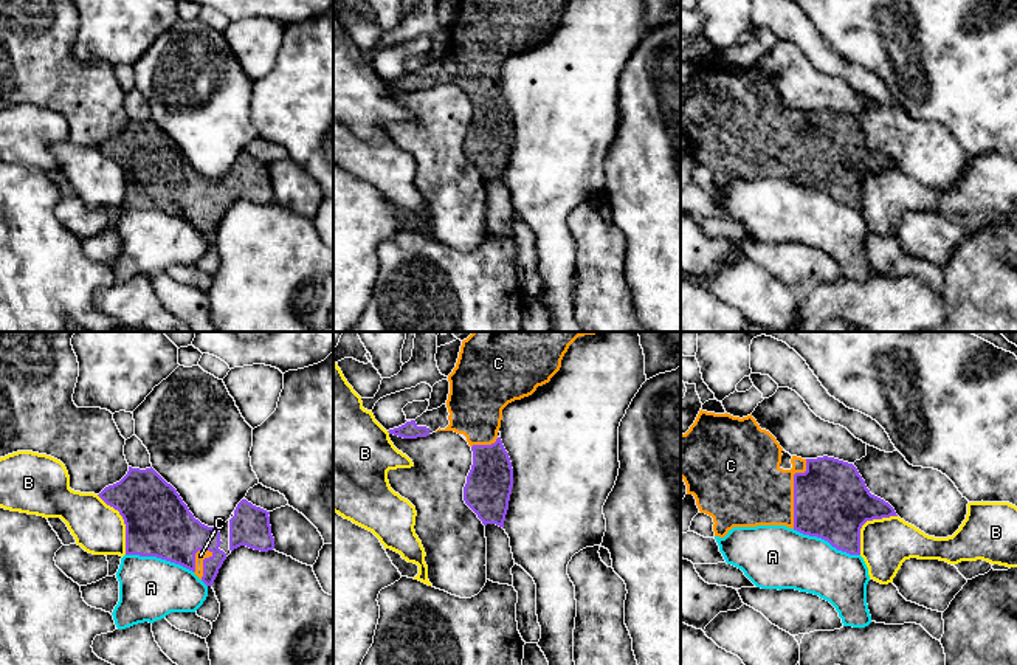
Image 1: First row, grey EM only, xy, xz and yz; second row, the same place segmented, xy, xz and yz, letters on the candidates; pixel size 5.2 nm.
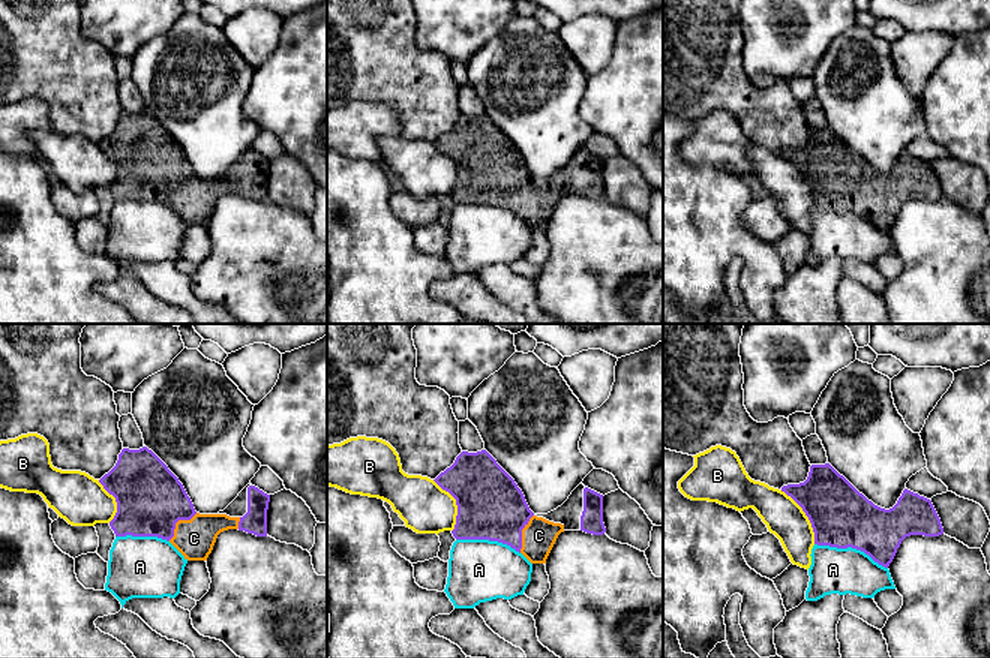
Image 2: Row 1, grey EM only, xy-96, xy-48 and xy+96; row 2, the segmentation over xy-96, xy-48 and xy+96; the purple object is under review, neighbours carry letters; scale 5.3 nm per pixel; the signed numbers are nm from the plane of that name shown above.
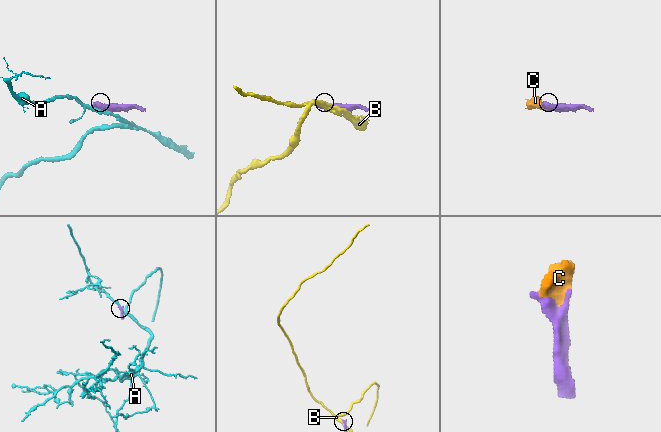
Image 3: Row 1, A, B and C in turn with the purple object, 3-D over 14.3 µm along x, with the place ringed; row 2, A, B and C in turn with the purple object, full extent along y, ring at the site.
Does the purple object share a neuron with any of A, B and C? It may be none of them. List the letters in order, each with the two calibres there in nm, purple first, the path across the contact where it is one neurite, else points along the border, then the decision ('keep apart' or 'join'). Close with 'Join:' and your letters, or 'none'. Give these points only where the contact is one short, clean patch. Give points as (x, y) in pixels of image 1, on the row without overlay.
A: 340 nm thick on the purple side, 320 nm on the other; keep apart
B: 340 nm thick on the purple side, 260 nm on the other; keep apart
C: 400 nm thick on the purple side, 400 nm on the other; join
Join: C

